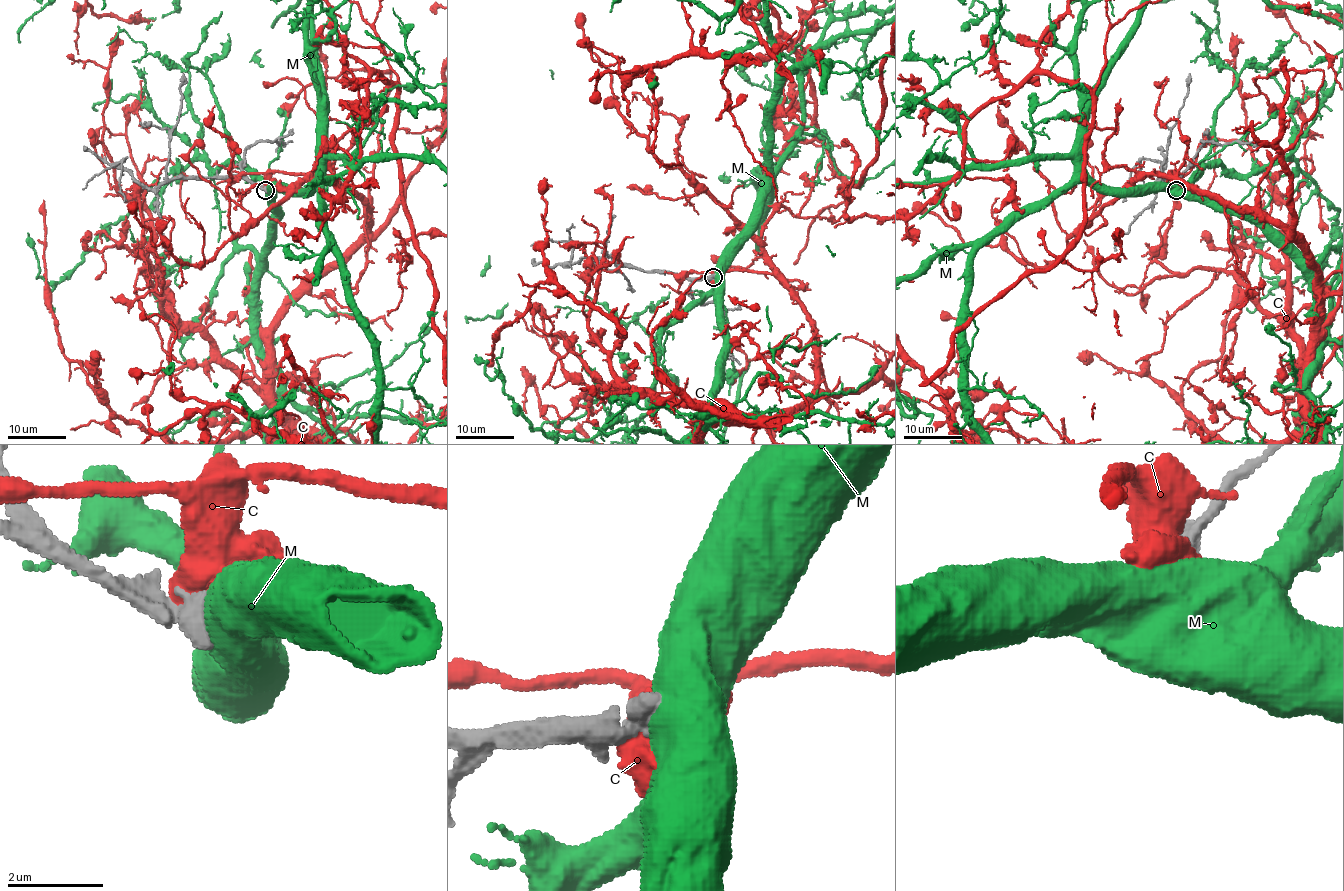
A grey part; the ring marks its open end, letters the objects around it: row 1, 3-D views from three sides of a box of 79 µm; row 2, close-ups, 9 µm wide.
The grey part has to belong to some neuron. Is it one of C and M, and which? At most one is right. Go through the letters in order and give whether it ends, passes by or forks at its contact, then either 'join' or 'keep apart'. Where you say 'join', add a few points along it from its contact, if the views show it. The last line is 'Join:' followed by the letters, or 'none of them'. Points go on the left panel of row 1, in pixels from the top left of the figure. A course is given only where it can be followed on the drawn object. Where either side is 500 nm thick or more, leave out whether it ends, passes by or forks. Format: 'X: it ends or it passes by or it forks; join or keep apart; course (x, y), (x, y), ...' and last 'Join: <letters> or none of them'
C: keep apart
M: keep apart
Join: none of them

